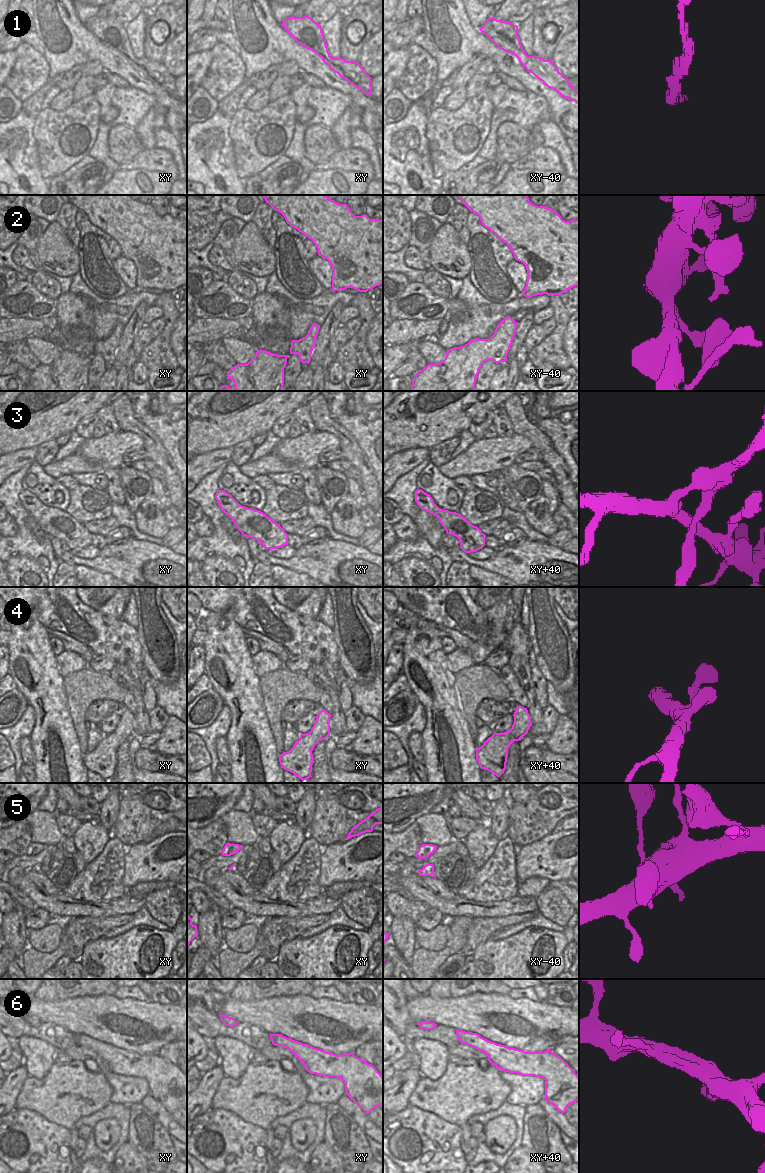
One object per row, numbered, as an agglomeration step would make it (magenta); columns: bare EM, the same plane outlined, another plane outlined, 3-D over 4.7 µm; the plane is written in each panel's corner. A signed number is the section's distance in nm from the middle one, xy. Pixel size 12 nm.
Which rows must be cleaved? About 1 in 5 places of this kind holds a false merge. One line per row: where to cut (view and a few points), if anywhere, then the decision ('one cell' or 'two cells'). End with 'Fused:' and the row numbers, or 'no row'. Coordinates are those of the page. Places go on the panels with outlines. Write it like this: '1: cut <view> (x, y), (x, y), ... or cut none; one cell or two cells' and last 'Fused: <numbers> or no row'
1: cut none; one cell
2: cut none; one cell
3: cut xy (217, 492), (223, 495), (221, 499), (225, 503), (232, 497); two cells
4: cut none; one cell
5: cut none; one cell
6: cut none; one cell
Fused: 3

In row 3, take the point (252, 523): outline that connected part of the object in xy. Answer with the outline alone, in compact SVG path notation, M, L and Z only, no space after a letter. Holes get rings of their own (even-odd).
M218 492L215 495L221 510L232 519L243 536L259 541L266 550L288 545L288 534L280 524L259 510L240 505L233 497L225 504L221 500L223 497Z

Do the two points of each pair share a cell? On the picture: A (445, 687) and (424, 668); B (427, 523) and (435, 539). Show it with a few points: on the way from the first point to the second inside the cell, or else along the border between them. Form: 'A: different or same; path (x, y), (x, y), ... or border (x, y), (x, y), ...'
A: same; path (440, 684), (429, 673)
B: same; path (429, 527), (434, 535)

